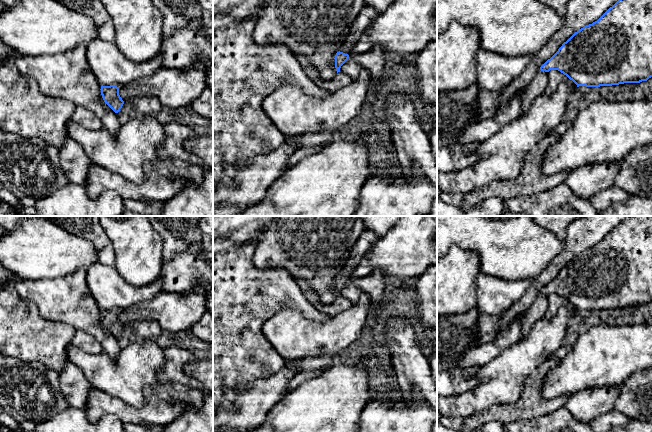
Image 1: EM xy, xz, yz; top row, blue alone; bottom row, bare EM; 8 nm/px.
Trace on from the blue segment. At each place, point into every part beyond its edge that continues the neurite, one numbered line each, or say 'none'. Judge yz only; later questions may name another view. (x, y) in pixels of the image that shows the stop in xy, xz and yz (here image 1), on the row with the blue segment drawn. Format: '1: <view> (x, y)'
none

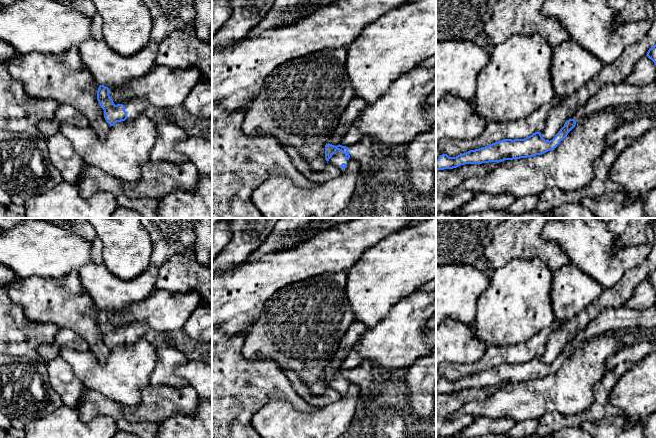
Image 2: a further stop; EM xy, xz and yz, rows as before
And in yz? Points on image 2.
1: yz (625, 95)

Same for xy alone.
1: xy (135, 106)

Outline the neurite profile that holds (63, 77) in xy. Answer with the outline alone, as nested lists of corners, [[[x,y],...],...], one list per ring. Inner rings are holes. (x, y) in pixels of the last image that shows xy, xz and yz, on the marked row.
[[[72,46],[64,54],[20,54],[8,63],[8,71],[12,78],[20,81],[25,92],[34,98],[54,99],[61,105],[70,105],[85,115],[89,126],[101,141],[105,141],[110,125],[104,118],[104,110],[97,100],[99,84],[92,73],[83,64],[78,47]]]

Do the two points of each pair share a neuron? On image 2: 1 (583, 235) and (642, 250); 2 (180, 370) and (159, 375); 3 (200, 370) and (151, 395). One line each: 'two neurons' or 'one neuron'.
1: one neuron
2: two neurons
3: two neurons

